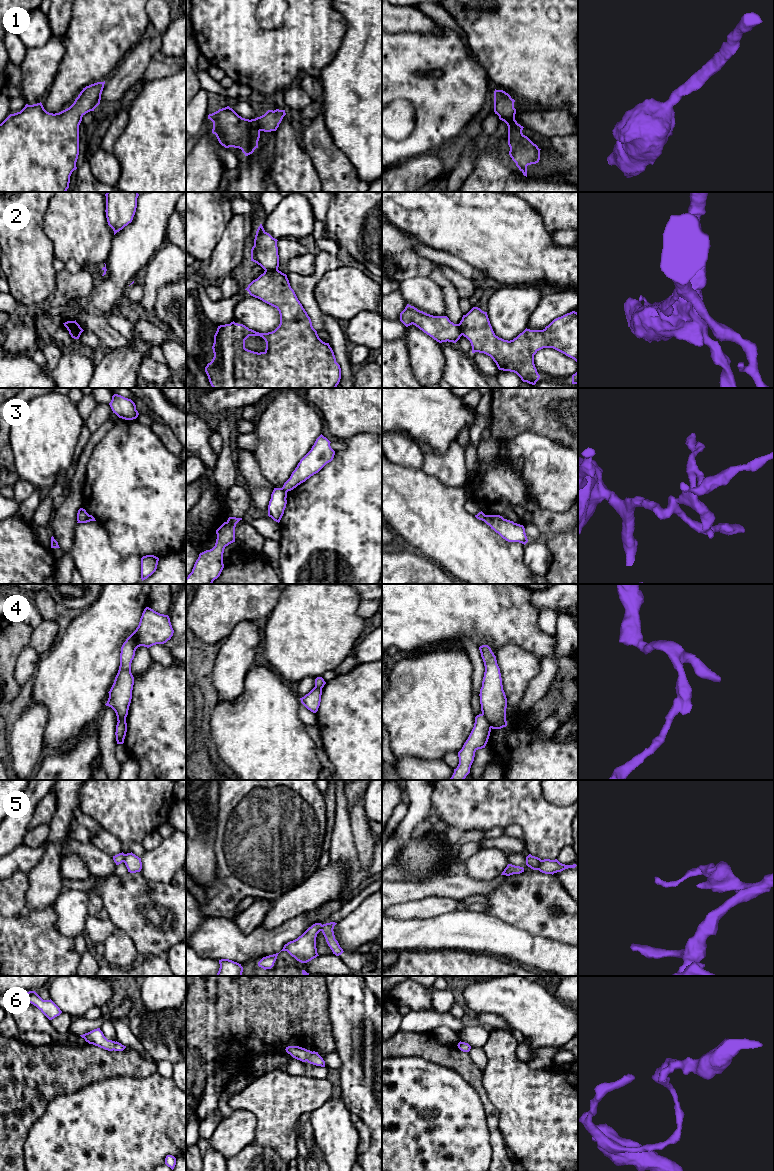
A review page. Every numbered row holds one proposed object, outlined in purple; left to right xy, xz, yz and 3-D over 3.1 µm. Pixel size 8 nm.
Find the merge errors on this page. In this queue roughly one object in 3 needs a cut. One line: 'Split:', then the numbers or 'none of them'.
Split: 2, 3, 4, 5

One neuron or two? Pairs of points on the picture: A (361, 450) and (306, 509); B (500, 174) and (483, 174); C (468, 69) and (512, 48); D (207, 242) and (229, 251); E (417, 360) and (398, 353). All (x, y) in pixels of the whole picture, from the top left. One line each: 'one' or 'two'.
A: one
B: one
C: two
D: two
E: two

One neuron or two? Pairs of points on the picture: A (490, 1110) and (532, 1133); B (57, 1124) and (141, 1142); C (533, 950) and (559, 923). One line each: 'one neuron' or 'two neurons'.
A: two neurons
B: one neuron
C: two neurons

